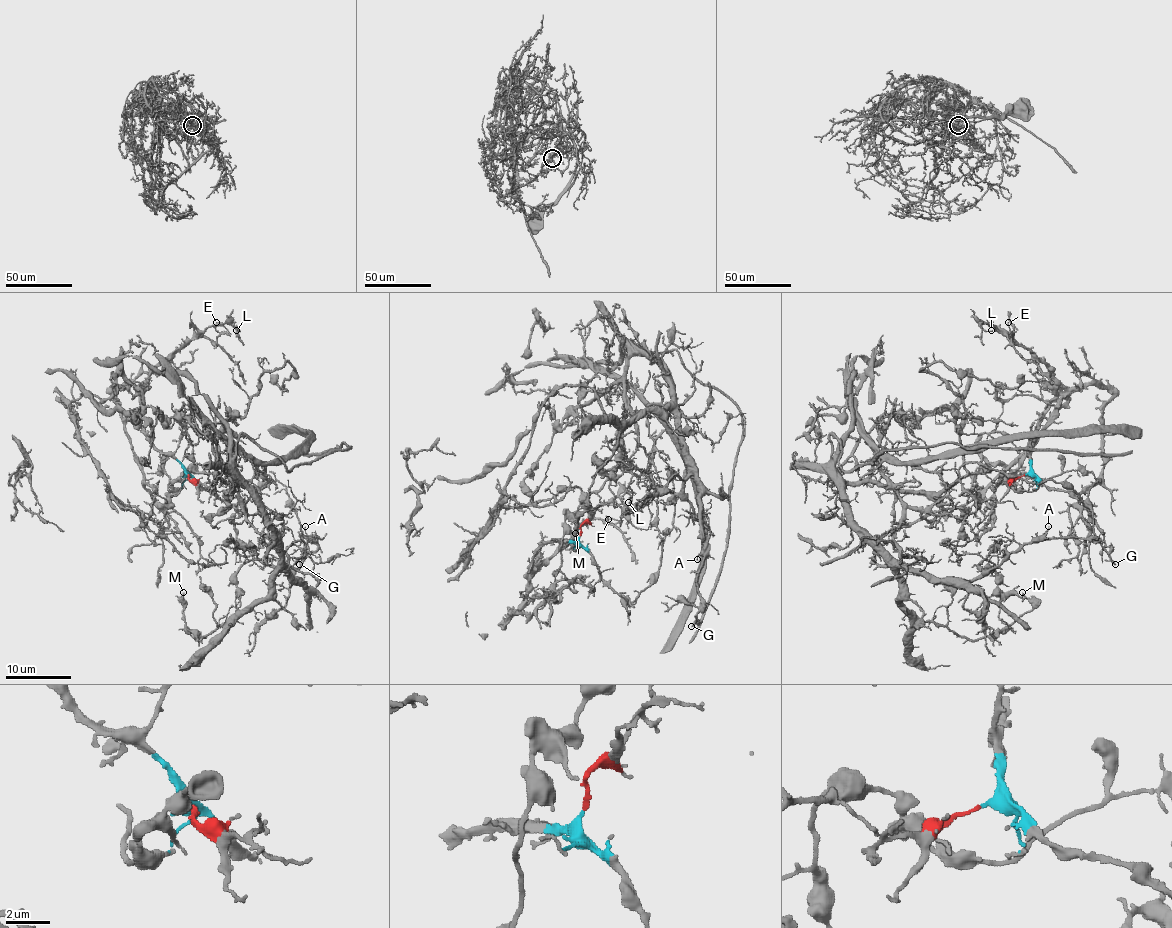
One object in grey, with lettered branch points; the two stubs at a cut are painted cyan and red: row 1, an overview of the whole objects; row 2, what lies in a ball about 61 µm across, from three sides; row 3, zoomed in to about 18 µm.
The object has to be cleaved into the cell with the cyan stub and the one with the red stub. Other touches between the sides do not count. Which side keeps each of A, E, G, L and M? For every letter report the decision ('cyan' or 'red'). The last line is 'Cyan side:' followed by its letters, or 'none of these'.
A: red
E: cyan
G: red
L: cyan
M: red
Cyan side: E, L

